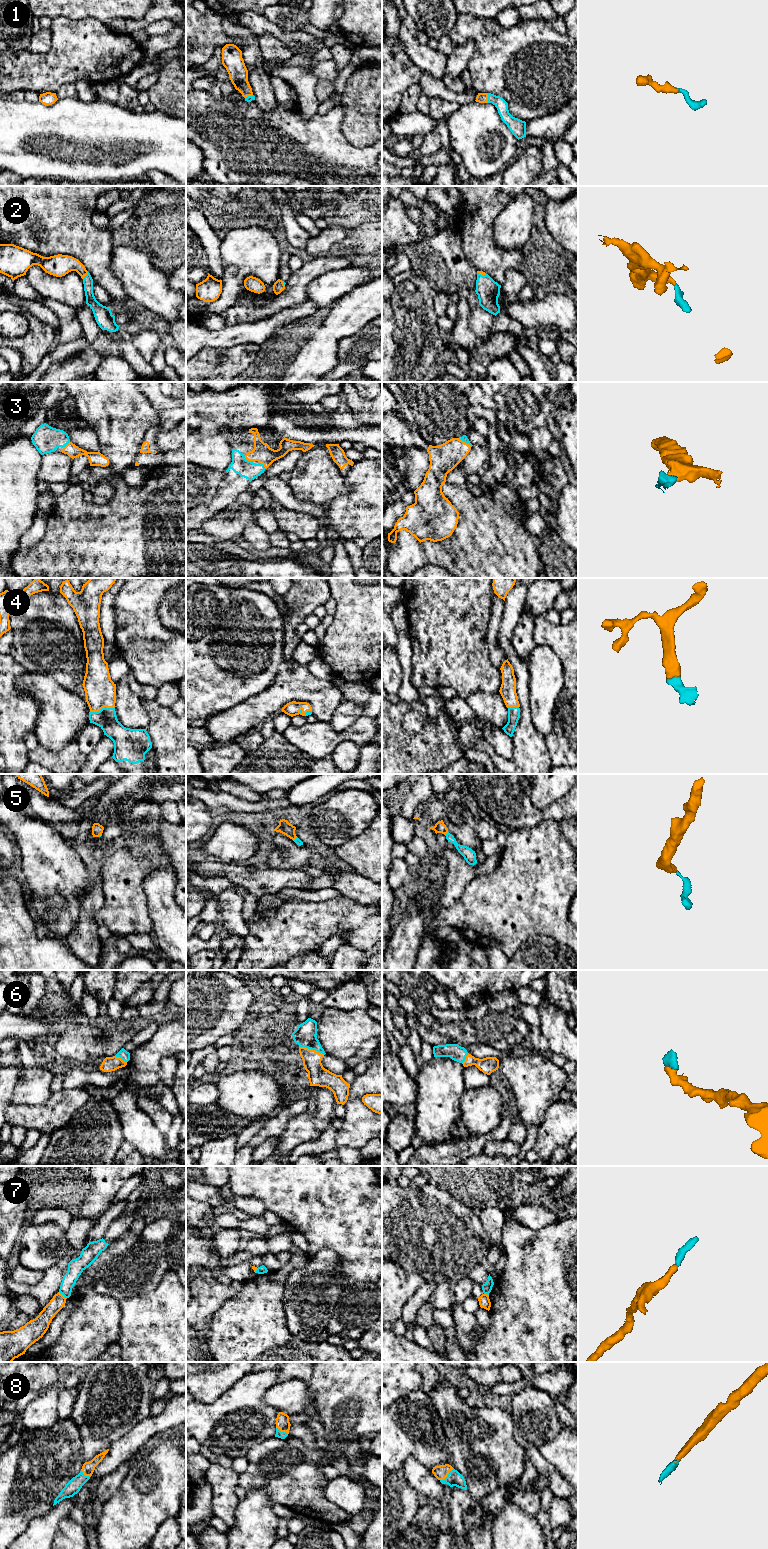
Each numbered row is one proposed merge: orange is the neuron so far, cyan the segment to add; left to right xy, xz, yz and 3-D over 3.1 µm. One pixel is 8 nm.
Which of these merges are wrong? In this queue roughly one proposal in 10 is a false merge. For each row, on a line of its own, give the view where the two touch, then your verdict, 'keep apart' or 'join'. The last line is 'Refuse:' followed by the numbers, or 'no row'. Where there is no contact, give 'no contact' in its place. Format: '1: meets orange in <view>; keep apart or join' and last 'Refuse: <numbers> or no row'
1: meets orange in yz; join
2: meets orange in xy; join
3: meets orange in yz; join
4: meets orange in xy; join
5: meets orange in yz; join
6: meets orange in xz; join
7: meets orange in xy; keep apart
8: meets orange in yz; join
Refuse: 7

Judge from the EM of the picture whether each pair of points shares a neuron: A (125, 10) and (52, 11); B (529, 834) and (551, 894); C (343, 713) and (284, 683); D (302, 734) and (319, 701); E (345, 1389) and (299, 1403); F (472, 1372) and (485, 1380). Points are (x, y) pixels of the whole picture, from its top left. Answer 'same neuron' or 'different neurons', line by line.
A: same neuron
B: same neuron
C: different neurons
D: different neurons
E: different neurons
F: same neuron

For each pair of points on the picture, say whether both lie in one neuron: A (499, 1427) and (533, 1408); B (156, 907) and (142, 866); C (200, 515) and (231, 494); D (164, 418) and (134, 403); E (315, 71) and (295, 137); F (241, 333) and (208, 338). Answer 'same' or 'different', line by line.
A: different
B: different
C: same
D: different
E: different
F: same

